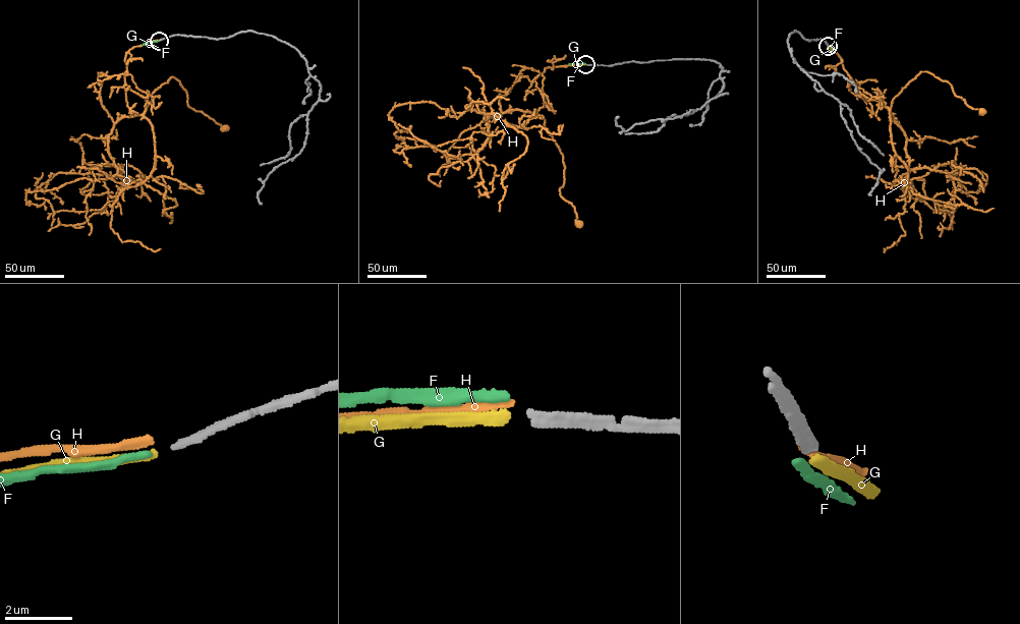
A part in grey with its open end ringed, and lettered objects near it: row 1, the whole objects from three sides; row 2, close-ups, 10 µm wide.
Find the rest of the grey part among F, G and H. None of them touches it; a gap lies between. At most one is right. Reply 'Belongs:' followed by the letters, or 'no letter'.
Belongs: G

